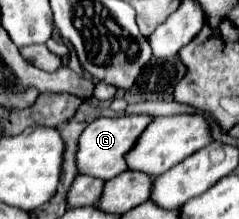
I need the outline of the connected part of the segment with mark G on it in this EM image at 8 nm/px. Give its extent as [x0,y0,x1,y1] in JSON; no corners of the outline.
[76,114,154,180]

